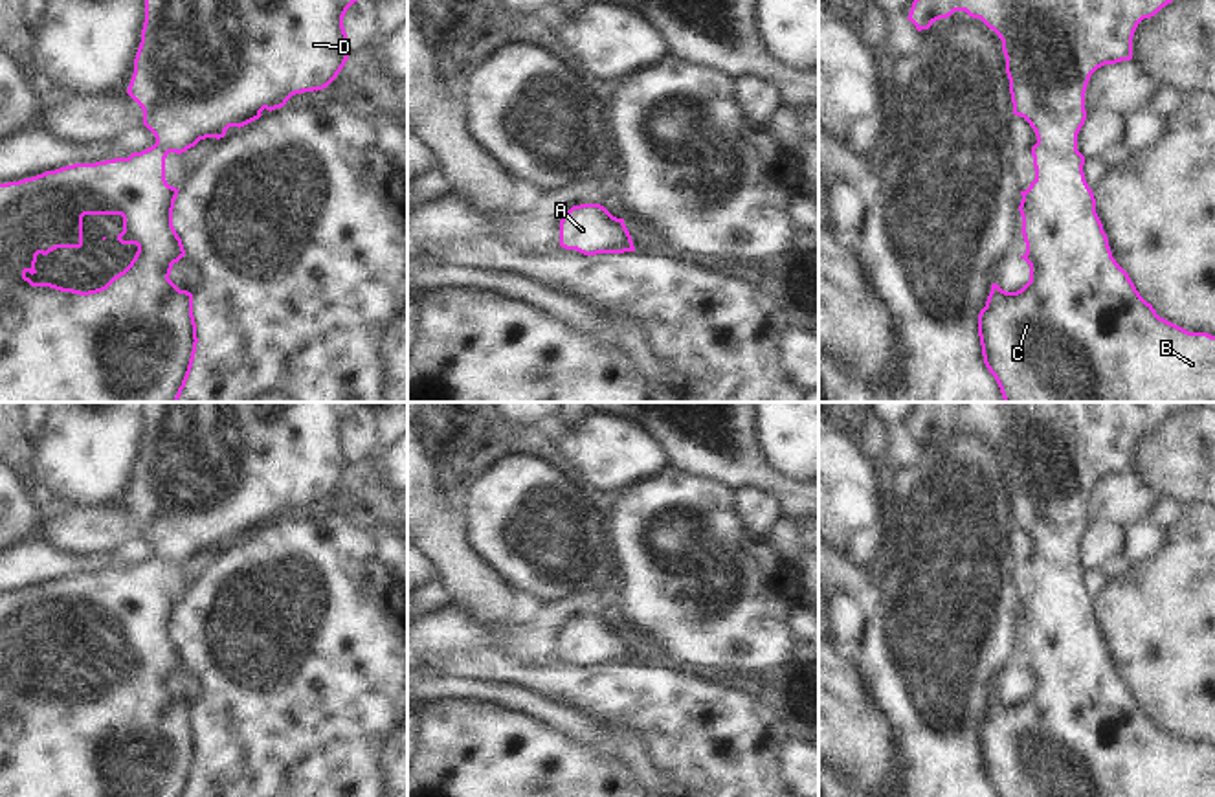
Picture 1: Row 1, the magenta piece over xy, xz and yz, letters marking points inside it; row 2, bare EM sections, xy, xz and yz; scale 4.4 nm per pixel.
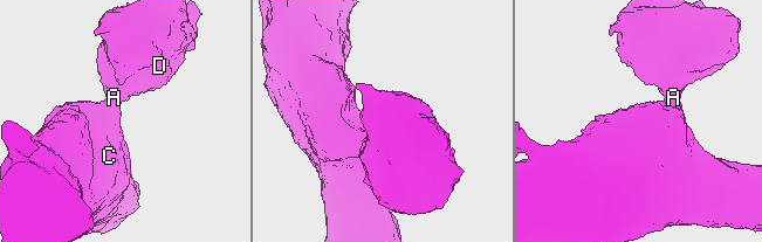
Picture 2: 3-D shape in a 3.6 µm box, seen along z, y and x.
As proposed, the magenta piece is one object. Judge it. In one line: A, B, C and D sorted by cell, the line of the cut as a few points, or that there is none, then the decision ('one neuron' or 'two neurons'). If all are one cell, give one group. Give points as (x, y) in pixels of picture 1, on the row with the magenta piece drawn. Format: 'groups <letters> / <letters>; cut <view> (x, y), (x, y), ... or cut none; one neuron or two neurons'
groups A B C D; cut none; one neuron

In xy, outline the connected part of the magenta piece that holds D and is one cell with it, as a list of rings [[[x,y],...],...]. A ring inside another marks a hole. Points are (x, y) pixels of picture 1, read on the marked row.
[[[145,0],[141,42],[134,59],[134,73],[127,94],[141,107],[143,125],[154,134],[156,143],[141,152],[132,152],[128,158],[73,163],[18,182],[0,184],[0,402],[178,402],[193,367],[198,338],[193,316],[193,294],[180,290],[169,279],[173,264],[185,255],[185,250],[173,226],[173,209],[180,189],[169,185],[165,180],[165,158],[169,152],[185,152],[200,140],[220,140],[229,127],[240,129],[259,119],[264,108],[272,112],[284,107],[295,94],[327,88],[338,77],[351,55],[343,17],[354,2],[358,0]],[[84,215],[123,217],[123,231],[117,235],[117,241],[121,244],[138,246],[130,264],[105,286],[88,292],[62,288],[51,283],[33,283],[26,274],[37,274],[35,263],[39,253],[48,255],[57,248],[83,246]]]

